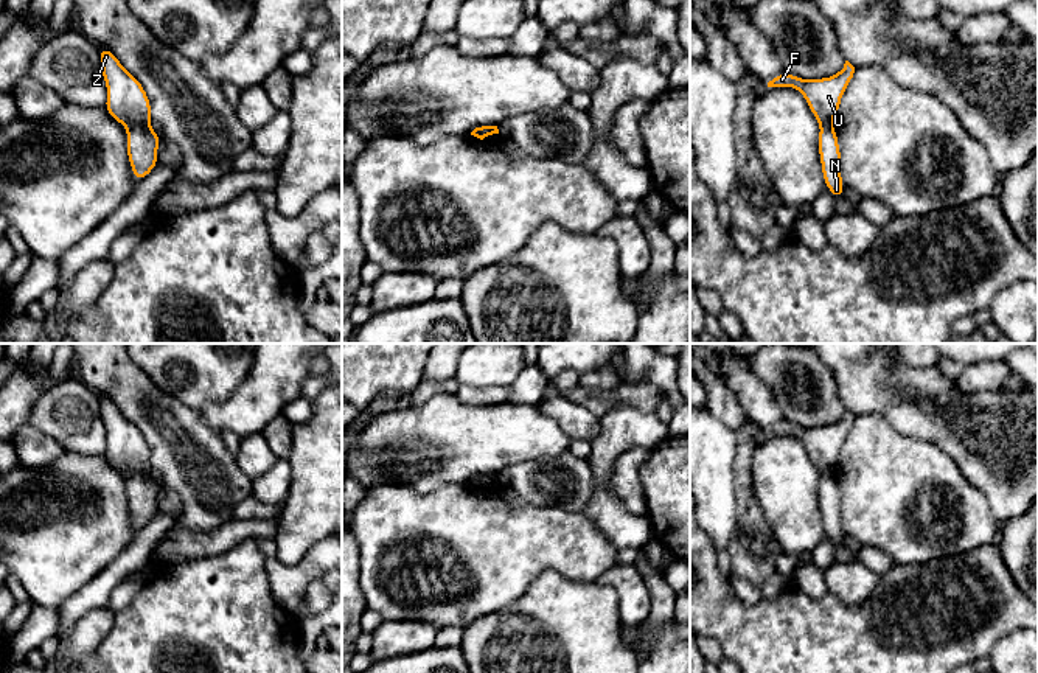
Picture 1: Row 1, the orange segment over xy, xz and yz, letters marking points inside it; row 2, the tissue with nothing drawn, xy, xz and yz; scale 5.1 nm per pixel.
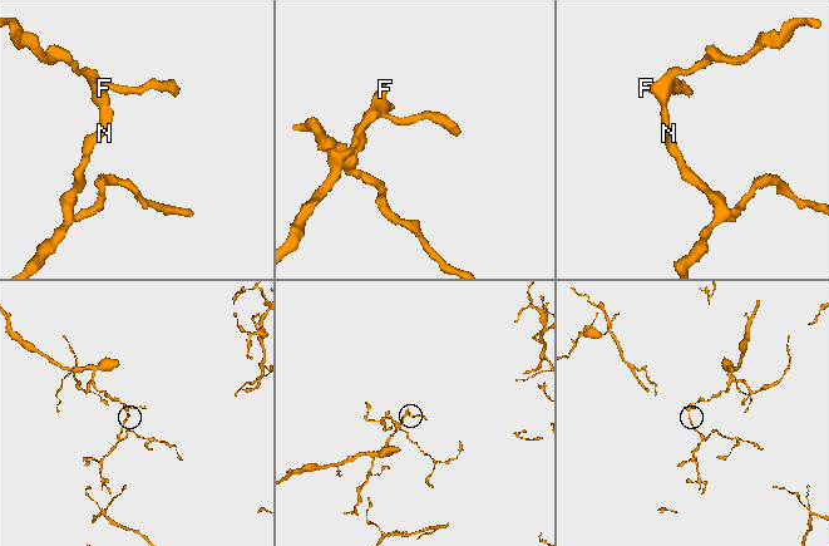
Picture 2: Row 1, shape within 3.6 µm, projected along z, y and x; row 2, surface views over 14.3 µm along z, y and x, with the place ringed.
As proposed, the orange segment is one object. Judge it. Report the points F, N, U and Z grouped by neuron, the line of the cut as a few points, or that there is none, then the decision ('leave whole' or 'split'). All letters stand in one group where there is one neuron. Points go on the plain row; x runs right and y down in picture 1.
F U Z / N; cut in xy along (148, 473), (132, 473), (128, 476); split

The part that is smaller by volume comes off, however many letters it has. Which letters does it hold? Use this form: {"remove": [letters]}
{"remove": ["N"]}

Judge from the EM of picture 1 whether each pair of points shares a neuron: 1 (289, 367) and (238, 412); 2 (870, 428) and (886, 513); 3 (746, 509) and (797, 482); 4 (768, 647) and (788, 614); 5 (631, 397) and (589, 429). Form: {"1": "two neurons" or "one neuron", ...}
{"1": "one neuron", "2": "one neuron", "3": "two neurons", "4": "one neuron", "5": "two neurons"}

